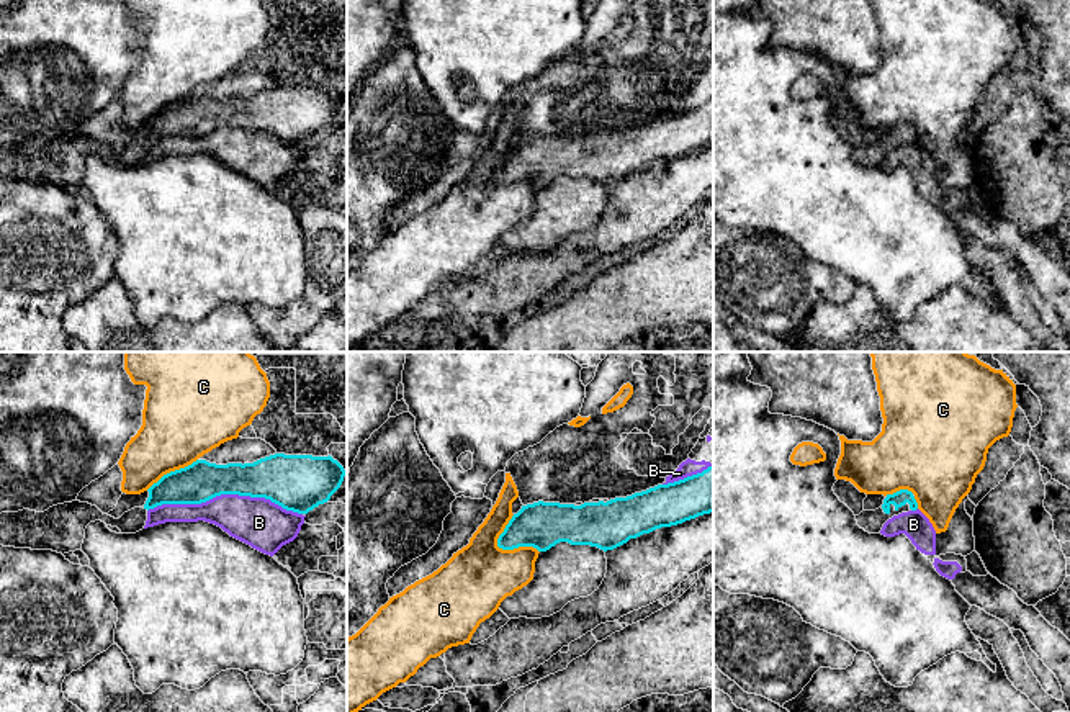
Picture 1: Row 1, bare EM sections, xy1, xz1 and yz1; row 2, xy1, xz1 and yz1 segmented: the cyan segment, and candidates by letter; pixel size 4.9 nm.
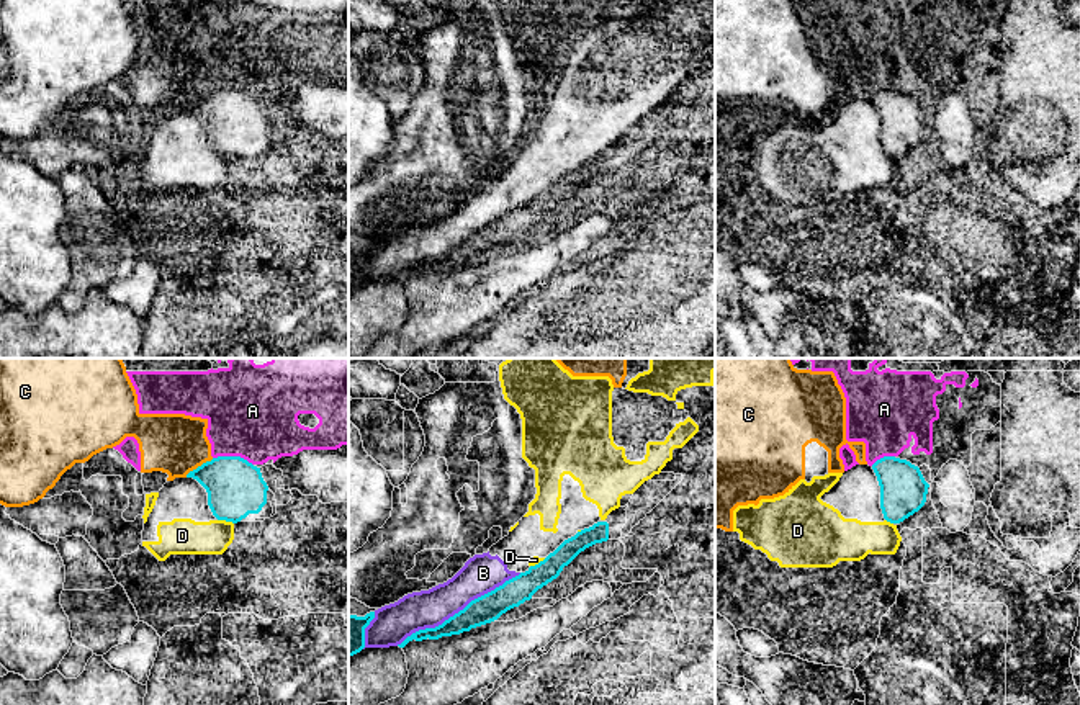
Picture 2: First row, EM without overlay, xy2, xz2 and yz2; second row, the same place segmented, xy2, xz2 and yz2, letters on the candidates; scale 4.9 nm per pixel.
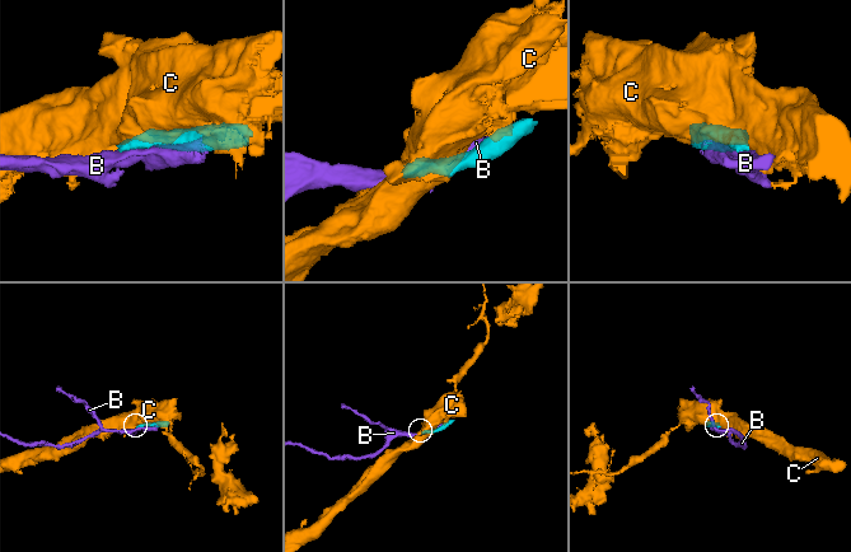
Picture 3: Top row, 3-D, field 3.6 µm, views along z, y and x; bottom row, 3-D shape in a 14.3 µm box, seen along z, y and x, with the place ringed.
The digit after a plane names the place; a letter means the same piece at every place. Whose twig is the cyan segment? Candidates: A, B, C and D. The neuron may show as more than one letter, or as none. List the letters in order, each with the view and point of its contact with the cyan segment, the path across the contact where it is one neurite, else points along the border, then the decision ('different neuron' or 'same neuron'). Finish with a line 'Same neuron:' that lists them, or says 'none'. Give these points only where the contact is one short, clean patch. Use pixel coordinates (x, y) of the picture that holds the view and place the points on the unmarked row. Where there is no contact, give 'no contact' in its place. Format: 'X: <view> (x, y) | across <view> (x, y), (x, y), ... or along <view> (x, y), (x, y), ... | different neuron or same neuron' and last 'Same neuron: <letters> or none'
A: xy2 (233, 90) | different neuron
B: xy1 (224, 126) | different neuron
C: xz1 (503, 182) | different neuron
D: xy2 (226, 154) | along xy2 (218, 152), (233, 157) | different neuron
Same neuron: none

